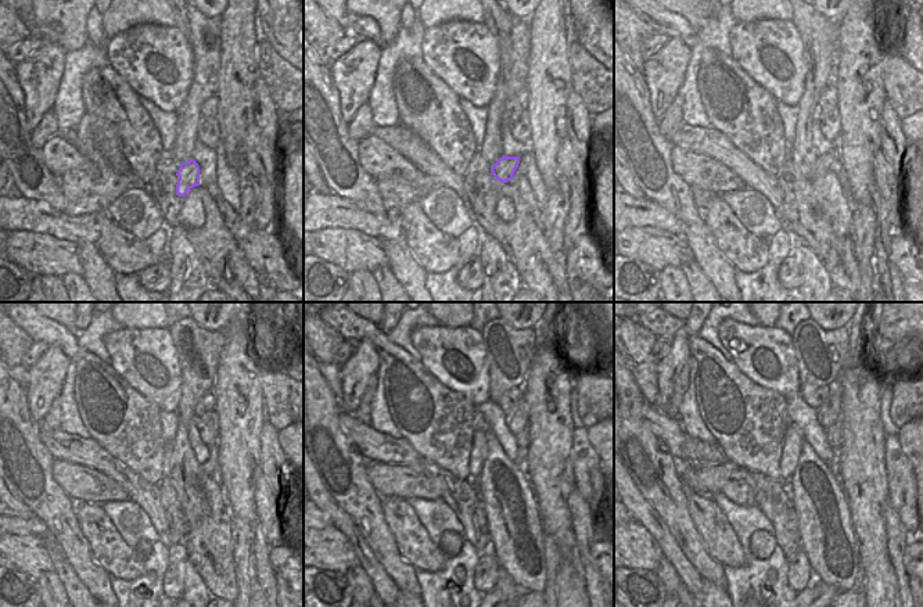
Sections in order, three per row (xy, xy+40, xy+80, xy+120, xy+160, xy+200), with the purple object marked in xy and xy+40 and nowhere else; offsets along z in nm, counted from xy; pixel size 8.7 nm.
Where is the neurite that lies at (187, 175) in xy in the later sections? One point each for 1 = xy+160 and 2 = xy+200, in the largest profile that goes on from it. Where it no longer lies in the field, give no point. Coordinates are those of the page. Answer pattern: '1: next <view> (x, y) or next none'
1: next xy+160 (523, 438)
2: next xy+200 (833, 434)

